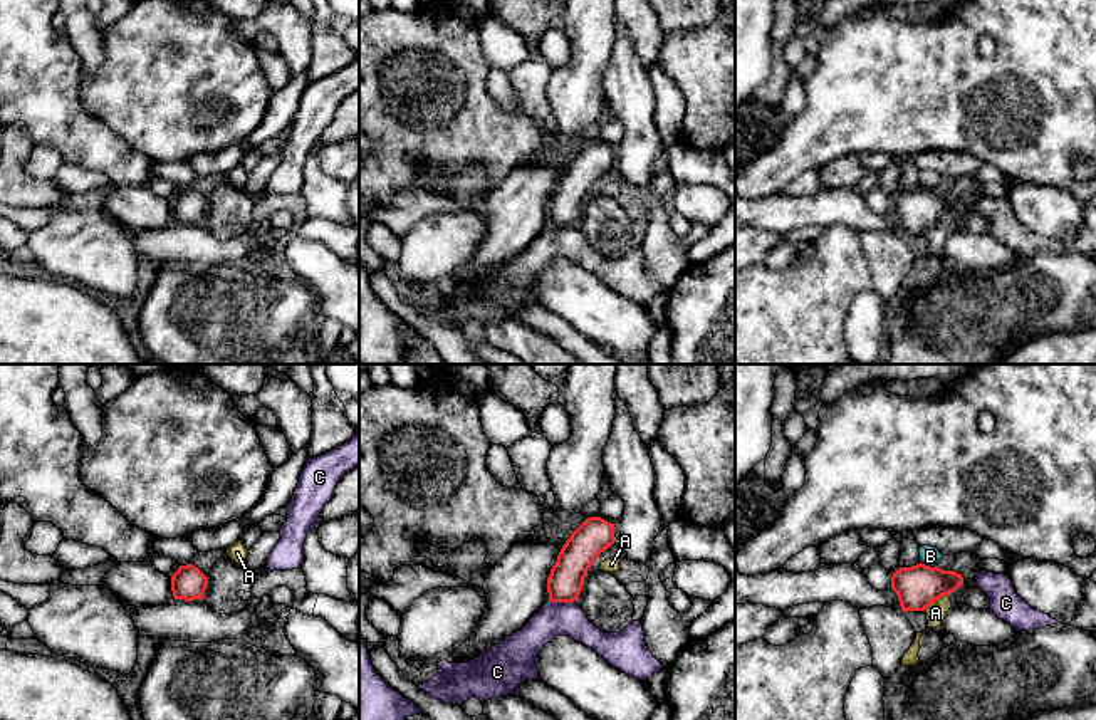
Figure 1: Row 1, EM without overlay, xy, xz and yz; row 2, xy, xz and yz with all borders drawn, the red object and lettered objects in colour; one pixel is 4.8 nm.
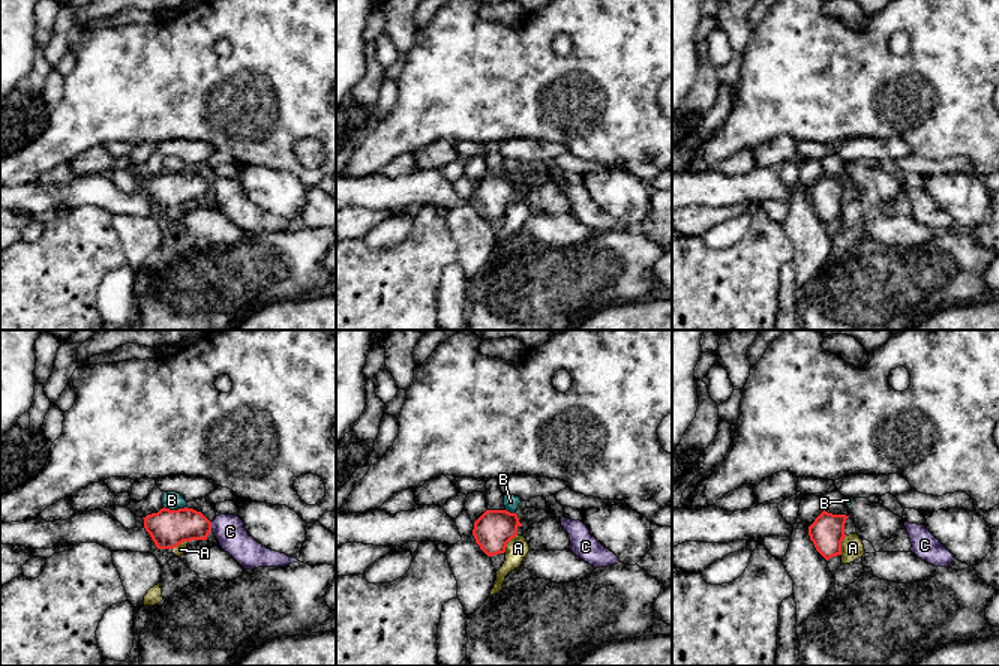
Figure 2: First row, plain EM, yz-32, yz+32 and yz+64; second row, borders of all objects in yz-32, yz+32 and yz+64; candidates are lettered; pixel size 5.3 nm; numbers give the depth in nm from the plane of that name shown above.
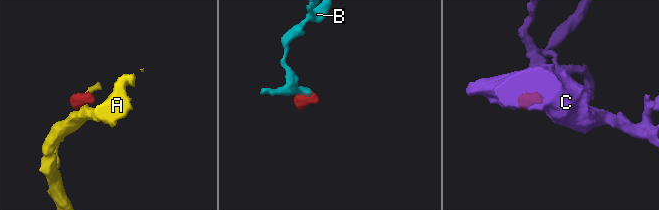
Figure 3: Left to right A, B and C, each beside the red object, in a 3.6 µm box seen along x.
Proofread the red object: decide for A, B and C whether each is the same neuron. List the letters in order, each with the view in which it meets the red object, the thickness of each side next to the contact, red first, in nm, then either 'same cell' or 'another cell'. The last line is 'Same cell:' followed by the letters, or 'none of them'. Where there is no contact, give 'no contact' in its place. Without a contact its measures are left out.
A: meets red in yz; 200 nm thick on the red side, 100 nm on the other; another cell
B: meets red in yz; 200 nm thick on the red side, 100 nm on the other; another cell
C: meets red in xz; 170 nm thick on the red side, 160 nm on the other; another cell
Same cell: none of them

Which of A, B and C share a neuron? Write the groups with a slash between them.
A / B / C

